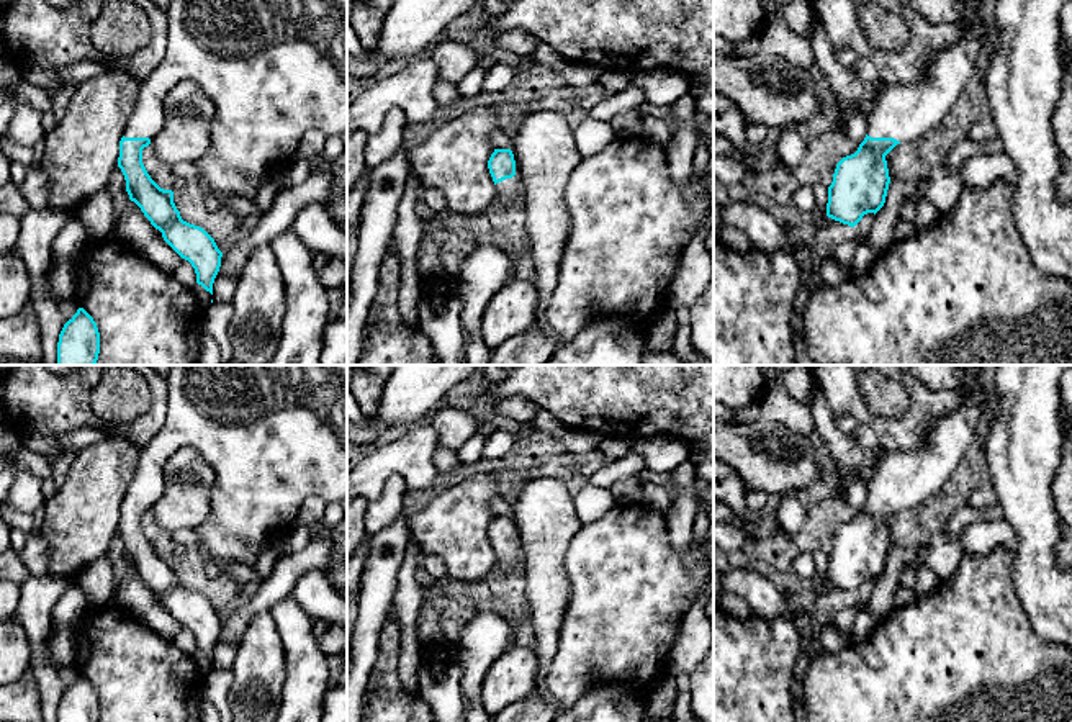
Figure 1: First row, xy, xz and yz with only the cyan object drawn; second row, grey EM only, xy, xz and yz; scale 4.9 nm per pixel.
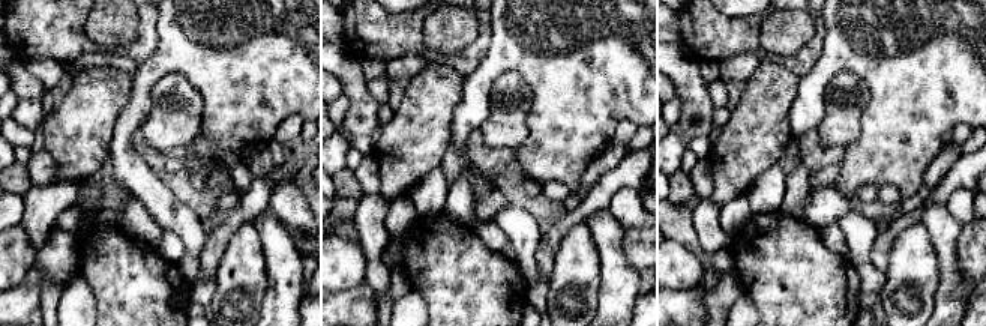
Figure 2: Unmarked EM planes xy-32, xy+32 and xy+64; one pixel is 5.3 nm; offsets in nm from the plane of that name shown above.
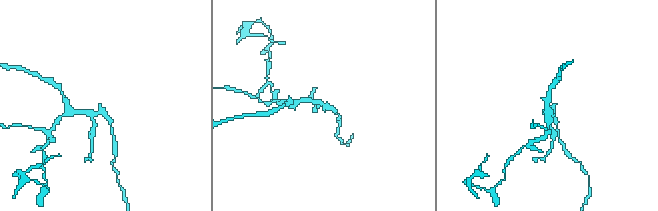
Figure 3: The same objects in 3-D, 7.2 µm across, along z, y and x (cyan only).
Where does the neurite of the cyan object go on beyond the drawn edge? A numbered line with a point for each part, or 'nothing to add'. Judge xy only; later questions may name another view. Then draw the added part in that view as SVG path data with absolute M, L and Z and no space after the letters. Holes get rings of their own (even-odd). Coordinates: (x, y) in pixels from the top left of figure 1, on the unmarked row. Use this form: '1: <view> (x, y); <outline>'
1: xy (274, 434); M170 365L165 375L169 386L169 409L160 431L141 447L136 475L123 499L124 504L152 506L165 490L164 465L170 455L182 447L195 447L214 472L211 491L211 509L205 522L196 529L200 548L206 558L219 562L224 568L231 563L254 566L260 552L272 547L278 535L288 534L298 519L301 504L309 496L321 496L326 503L344 503L347 499L347 365Z

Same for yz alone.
1: yz (904, 478); M959 365L964 383L954 390L964 401L941 417L917 449L884 450L867 483L867 503L900 509L941 493L969 450L987 409L980 365Z

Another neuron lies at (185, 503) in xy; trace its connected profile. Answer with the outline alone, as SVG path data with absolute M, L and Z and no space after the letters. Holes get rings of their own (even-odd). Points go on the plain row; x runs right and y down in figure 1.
M195 447L175 450L164 465L164 494L151 519L165 532L198 529L209 516L214 472Z

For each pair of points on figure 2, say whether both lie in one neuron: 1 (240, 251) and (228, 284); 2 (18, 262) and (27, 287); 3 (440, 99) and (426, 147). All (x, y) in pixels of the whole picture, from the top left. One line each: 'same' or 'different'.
1: same
2: different
3: same

